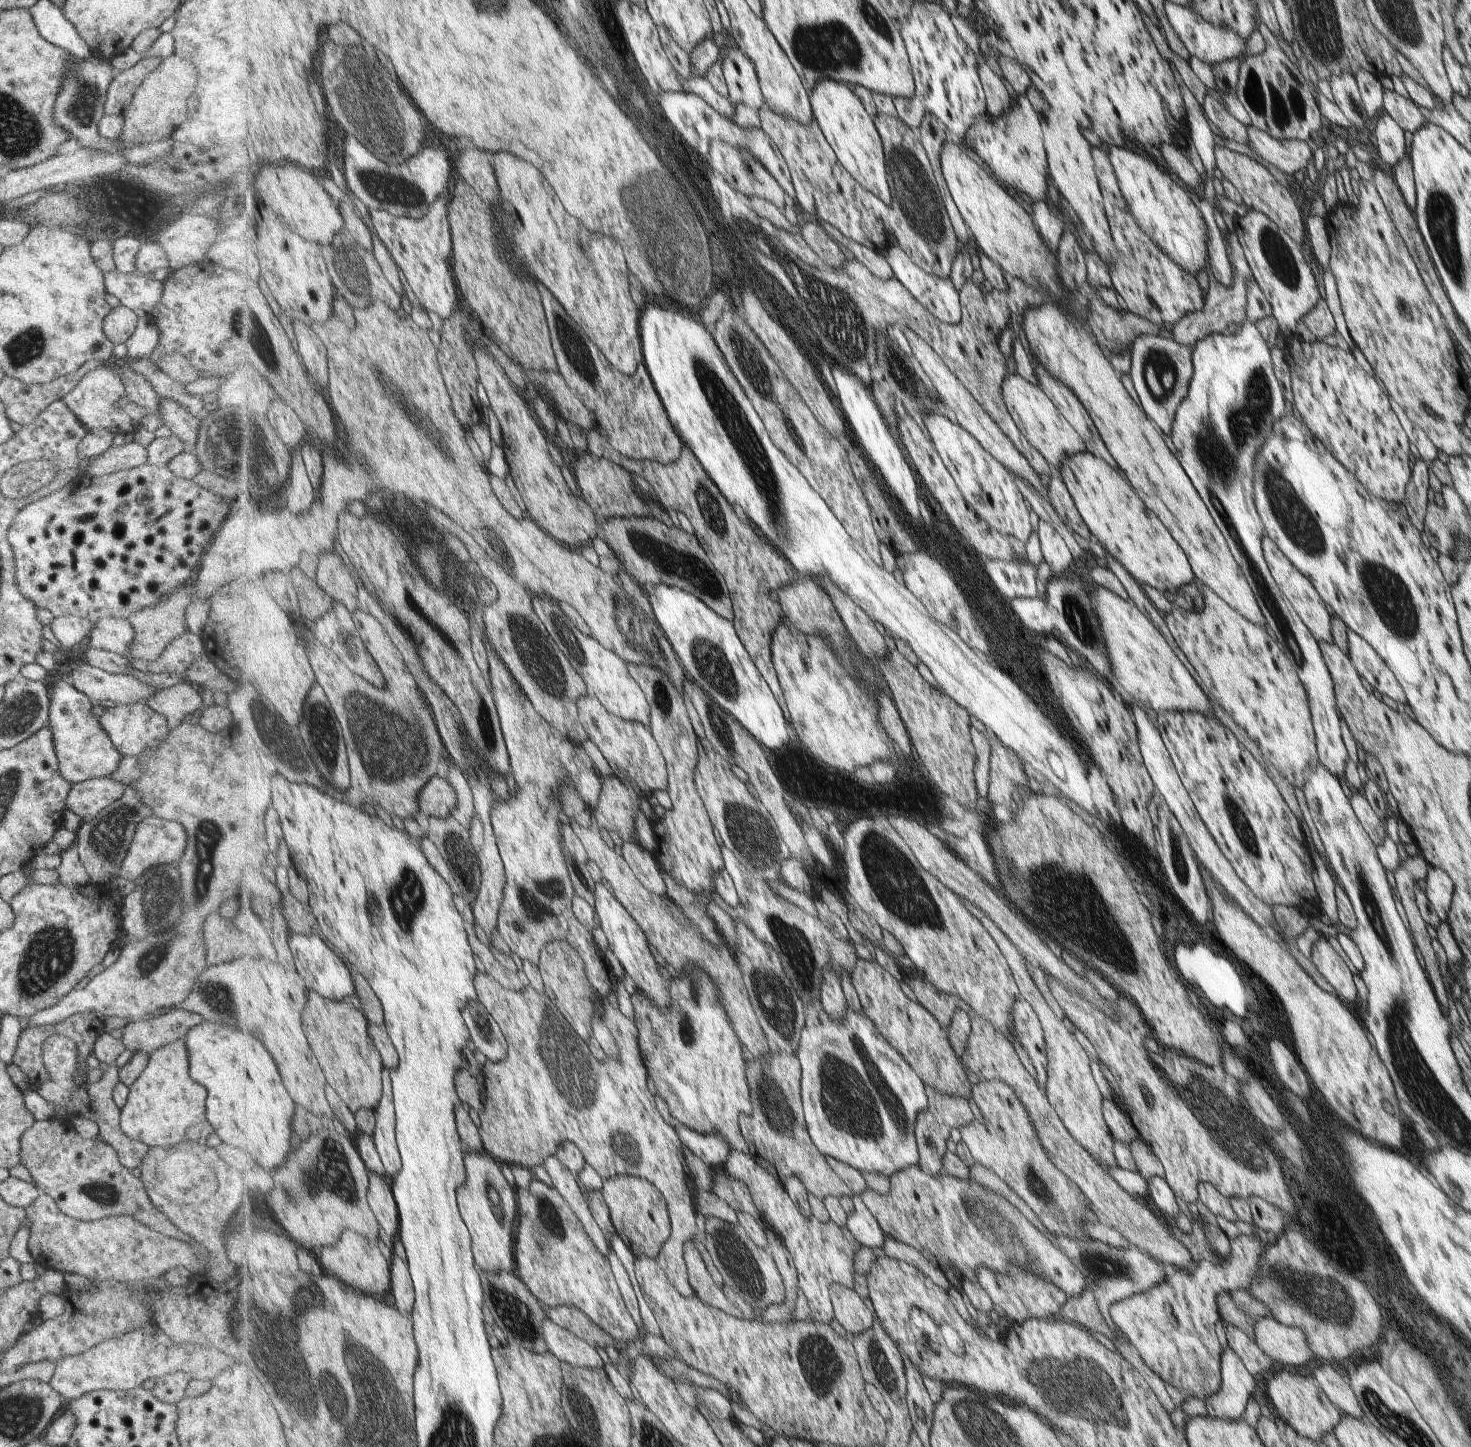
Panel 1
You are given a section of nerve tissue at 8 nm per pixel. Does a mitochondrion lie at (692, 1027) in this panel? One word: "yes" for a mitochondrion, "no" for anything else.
yes

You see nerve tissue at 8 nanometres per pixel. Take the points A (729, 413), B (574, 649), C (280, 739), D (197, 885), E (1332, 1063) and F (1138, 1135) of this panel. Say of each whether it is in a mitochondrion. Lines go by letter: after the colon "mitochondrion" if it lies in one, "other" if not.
A: mitochondrion
B: mitochondrion
C: mitochondrion
D: mitochondrion
E: other
F: other

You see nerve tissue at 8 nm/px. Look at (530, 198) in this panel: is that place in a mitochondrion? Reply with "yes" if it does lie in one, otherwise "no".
no

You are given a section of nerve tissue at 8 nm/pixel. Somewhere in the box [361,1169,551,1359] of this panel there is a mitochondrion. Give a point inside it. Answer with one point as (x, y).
(520, 1318)

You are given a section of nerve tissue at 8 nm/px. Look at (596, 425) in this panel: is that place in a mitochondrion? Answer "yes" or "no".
no

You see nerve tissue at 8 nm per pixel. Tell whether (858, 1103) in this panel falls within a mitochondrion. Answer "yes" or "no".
yes

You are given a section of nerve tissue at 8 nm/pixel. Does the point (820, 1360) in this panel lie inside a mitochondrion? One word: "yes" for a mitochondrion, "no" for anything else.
yes

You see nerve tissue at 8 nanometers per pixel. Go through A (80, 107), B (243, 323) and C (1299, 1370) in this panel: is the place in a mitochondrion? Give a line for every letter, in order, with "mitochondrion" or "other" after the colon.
A: mitochondrion
B: mitochondrion
C: other

